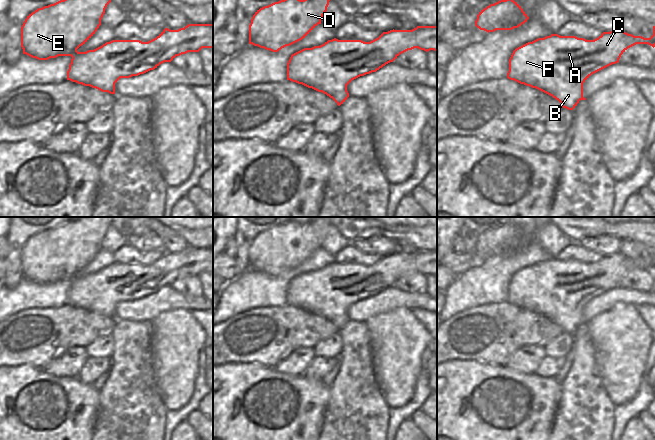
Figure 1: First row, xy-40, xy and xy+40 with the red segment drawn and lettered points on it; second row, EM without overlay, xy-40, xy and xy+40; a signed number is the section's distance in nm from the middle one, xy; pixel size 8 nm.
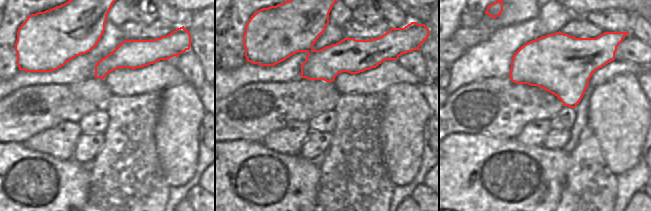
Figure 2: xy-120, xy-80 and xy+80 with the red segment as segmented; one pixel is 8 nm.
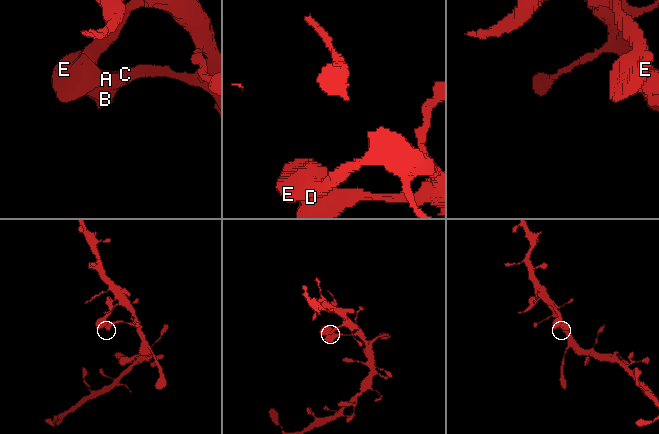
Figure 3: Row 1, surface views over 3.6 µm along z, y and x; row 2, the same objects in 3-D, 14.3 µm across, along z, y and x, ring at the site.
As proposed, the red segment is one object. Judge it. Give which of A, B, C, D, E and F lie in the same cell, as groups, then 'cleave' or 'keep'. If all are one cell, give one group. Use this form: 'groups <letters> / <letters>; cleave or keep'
groups A B C D E F; keep

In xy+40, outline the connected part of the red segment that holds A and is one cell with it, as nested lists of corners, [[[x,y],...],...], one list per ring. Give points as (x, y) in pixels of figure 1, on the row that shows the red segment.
[[[655,26],[650,38],[634,36],[622,30],[603,32],[594,40],[551,34],[516,48],[509,59],[507,78],[536,88],[573,110],[583,97],[583,83],[594,73],[619,62],[621,55],[636,44],[655,47]]]

